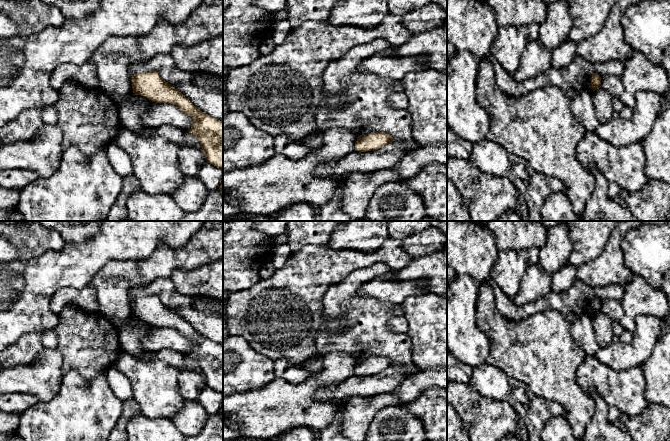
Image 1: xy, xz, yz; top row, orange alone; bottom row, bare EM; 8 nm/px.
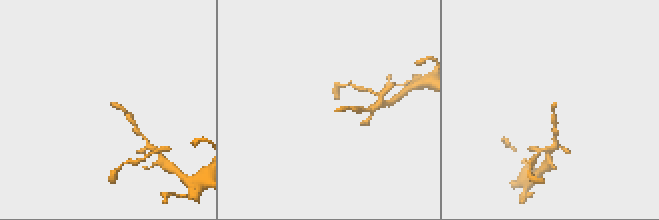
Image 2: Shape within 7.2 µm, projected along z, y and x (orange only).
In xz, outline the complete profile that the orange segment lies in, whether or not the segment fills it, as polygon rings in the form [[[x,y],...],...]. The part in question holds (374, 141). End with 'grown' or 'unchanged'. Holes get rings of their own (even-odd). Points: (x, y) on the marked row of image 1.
[[[377,132],[368,134],[355,143],[355,150],[359,152],[368,152],[378,150],[393,142],[393,136],[387,133]]]; unchanged

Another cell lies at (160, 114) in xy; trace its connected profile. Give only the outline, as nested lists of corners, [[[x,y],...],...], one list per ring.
[[[152,102],[150,110],[142,116],[142,123],[147,129],[170,125],[186,132],[193,125],[192,119],[174,104]]]

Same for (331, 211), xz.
[[[338,179],[337,187],[333,198],[322,205],[318,212],[318,221],[368,221],[364,219],[353,219],[341,207],[342,188],[344,180]]]

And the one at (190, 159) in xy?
[[[191,146],[179,148],[178,164],[185,176],[196,176],[206,162],[201,149]]]

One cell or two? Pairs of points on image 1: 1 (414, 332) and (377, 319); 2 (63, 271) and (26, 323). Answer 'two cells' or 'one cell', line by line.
1: two cells
2: one cell

